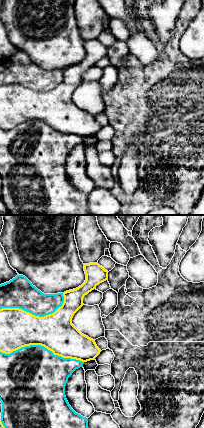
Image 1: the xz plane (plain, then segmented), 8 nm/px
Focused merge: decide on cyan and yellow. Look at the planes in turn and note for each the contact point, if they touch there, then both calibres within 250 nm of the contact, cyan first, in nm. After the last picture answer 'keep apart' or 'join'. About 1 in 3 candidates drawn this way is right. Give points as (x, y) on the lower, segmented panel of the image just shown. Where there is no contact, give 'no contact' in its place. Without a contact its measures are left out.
contact (42, 346); calibres 480 and 300 nm

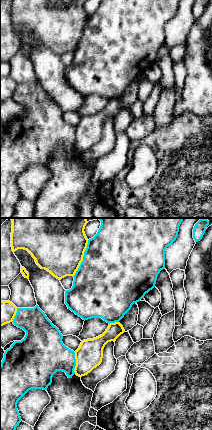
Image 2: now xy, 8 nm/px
contact (83, 258); calibres 500 and 460 nm

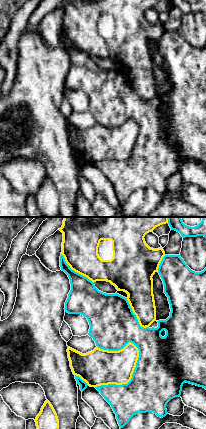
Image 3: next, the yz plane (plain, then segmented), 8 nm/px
contact (131, 378); calibres 420 and 280 nm

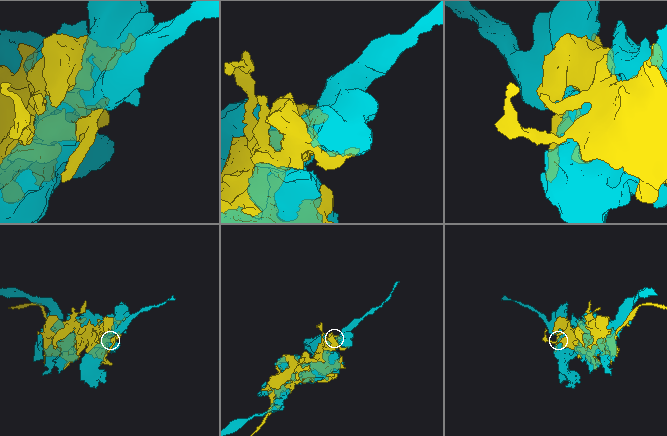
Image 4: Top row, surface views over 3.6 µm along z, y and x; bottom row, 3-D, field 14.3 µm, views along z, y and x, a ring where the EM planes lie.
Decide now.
keep apart

